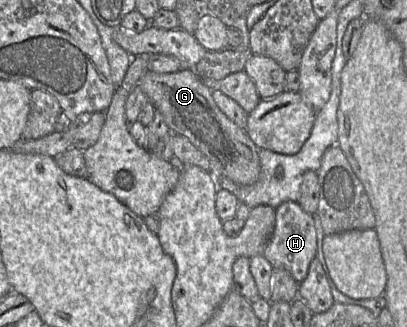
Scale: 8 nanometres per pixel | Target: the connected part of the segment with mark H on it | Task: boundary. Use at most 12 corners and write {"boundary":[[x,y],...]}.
{"boundary":[[295,201],[275,211],[263,256],[300,283],[316,258],[313,216]]}

